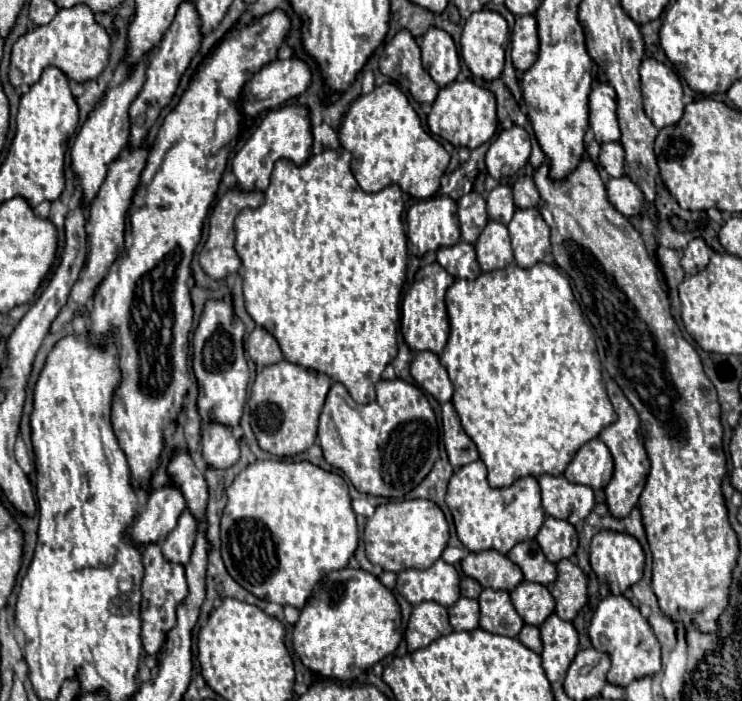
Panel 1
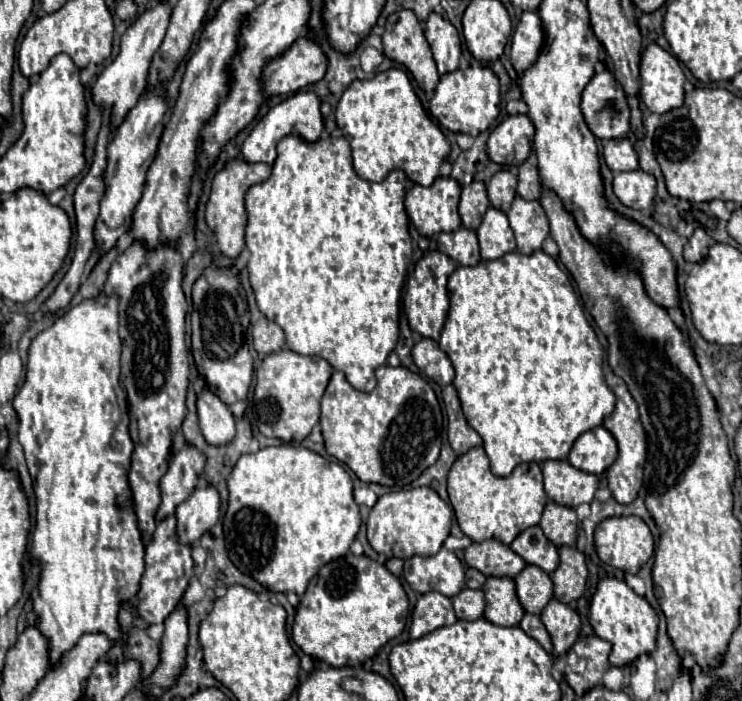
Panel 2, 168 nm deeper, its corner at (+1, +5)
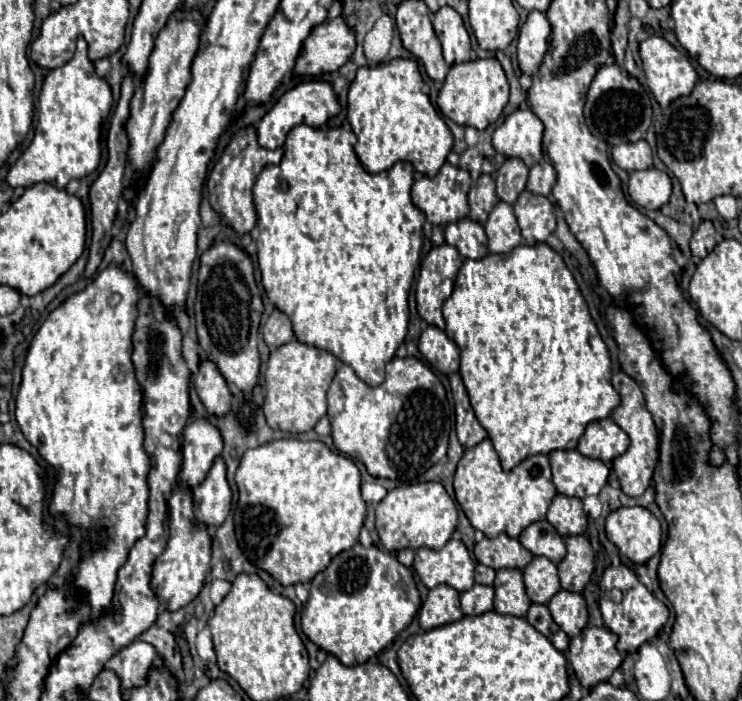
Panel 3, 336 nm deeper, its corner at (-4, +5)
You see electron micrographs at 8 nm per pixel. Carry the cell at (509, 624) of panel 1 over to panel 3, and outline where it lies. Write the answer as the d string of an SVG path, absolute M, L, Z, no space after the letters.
M512 568L512 570L498 570L496 580L494 580L494 610L500 614L512 614L512 616L526 616L530 608L530 598L524 588L522 580L522 570Z

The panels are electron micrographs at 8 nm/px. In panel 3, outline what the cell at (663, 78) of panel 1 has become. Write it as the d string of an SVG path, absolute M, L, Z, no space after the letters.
M662 36L646 38L640 44L640 58L642 58L644 74L646 74L646 84L662 108L666 108L672 100L692 92L692 88L698 80L698 74L696 74L694 66L690 64L688 56L684 52L680 52L678 48L674 48L666 38L662 38Z

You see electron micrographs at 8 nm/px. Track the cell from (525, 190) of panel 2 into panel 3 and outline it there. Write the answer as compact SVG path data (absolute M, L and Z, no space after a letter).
M542 160L538 162L536 166L530 168L530 176L528 176L528 184L526 184L526 190L534 192L534 194L542 194L542 196L548 196L552 186L556 182L556 170L550 162Z

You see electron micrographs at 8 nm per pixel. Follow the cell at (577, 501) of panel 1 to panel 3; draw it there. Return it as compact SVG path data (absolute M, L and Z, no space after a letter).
M578 450L550 452L552 478L560 494L586 498L598 494L608 480L608 466L602 460L586 458Z

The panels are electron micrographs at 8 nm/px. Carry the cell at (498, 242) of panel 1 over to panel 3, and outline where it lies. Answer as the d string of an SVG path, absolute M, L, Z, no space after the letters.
M498 202L494 210L490 212L486 224L486 236L488 236L488 250L492 254L506 254L518 244L522 244L520 228L514 216L514 210L506 202Z

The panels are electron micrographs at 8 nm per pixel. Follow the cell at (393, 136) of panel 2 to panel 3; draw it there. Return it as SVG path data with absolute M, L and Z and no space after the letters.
M394 58L386 64L358 68L356 78L348 90L348 122L352 126L352 132L358 136L354 150L362 162L362 166L370 174L388 170L398 160L410 160L418 172L432 176L446 162L446 156L452 150L454 138L452 138L450 128L442 120L442 116L432 106L428 94L422 92L422 86L424 86L424 80L418 70L418 62L410 60L410 58Z

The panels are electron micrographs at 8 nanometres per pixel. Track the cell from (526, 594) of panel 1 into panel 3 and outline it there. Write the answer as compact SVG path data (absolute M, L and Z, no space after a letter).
M534 556L532 562L522 572L526 592L530 600L536 604L546 604L560 590L558 568L546 556Z

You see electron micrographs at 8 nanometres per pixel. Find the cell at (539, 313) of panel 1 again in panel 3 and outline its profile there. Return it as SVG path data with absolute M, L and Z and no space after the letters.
M538 242L534 246L520 244L508 254L488 254L480 260L466 260L454 282L454 292L444 302L444 320L446 320L446 334L460 348L460 376L468 390L472 408L476 412L478 422L486 428L486 432L500 456L504 470L512 470L524 458L534 456L534 454L550 454L552 450L574 450L578 446L580 436L584 434L584 428L594 420L602 420L602 418L610 416L612 410L620 404L620 396L610 384L610 376L612 376L610 374L610 354L588 312L586 300L582 298L580 288L578 288L572 272L568 270L568 266L564 264L562 256L544 242Z

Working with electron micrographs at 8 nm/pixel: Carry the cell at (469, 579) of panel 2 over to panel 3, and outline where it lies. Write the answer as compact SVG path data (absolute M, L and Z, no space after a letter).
M478 564L476 566L476 582L478 584L492 584L494 582L494 576L496 576L496 570L490 568L490 566L484 566L484 564Z

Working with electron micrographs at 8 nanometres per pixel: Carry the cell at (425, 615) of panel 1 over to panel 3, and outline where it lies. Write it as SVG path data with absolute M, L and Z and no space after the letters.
M440 584L428 592L426 602L420 608L420 628L432 630L460 620L460 592L448 584Z

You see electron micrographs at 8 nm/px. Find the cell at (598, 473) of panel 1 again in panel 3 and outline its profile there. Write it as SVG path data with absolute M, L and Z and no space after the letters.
M608 416L592 422L578 442L578 452L602 462L612 462L628 448L628 434Z

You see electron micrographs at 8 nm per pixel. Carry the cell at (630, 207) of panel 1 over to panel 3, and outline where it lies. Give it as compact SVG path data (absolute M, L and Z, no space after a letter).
M650 168L650 170L640 170L630 174L630 196L636 204L648 208L648 210L658 210L660 206L668 204L670 194L672 194L672 180L666 172Z

